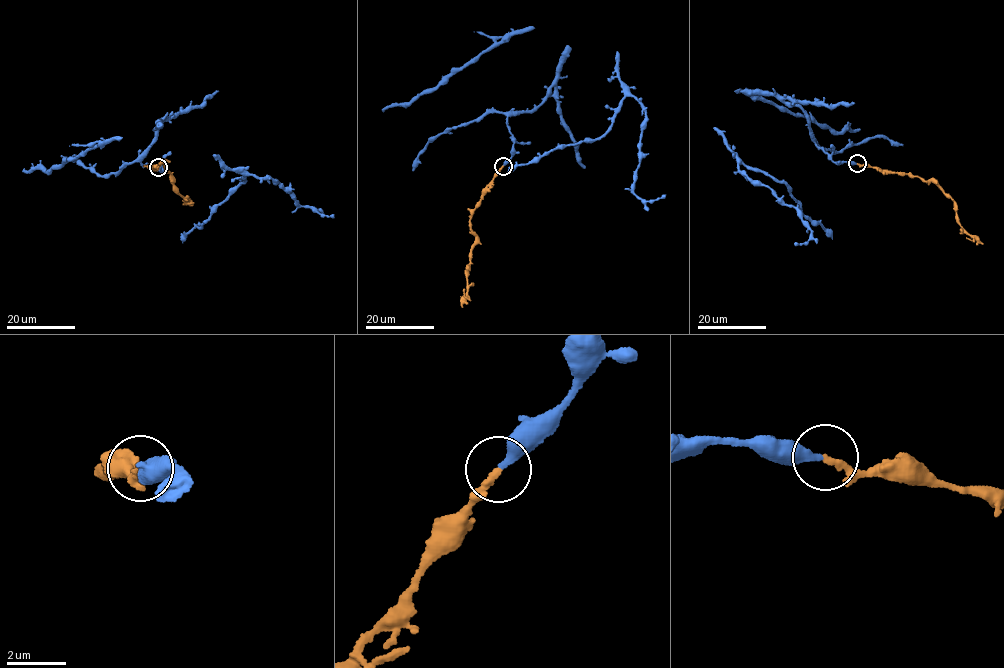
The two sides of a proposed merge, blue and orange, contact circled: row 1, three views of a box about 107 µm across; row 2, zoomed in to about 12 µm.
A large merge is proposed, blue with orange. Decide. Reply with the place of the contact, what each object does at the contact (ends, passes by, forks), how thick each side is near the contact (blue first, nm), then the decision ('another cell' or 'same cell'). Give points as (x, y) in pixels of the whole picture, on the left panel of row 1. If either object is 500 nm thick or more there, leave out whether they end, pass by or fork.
place (158, 167); blue ends; orange ends; calibres 340 and 240 nm; same cell

